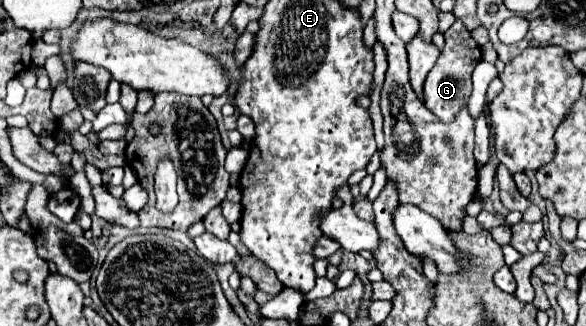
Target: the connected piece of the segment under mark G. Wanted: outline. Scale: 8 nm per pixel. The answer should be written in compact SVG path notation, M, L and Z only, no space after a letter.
M459 20L445 32L445 44L441 50L441 56L437 58L437 64L427 74L423 94L425 94L425 106L443 122L451 124L455 118L455 112L467 102L467 96L471 94L471 72L481 60L481 48L471 38L471 33Z

